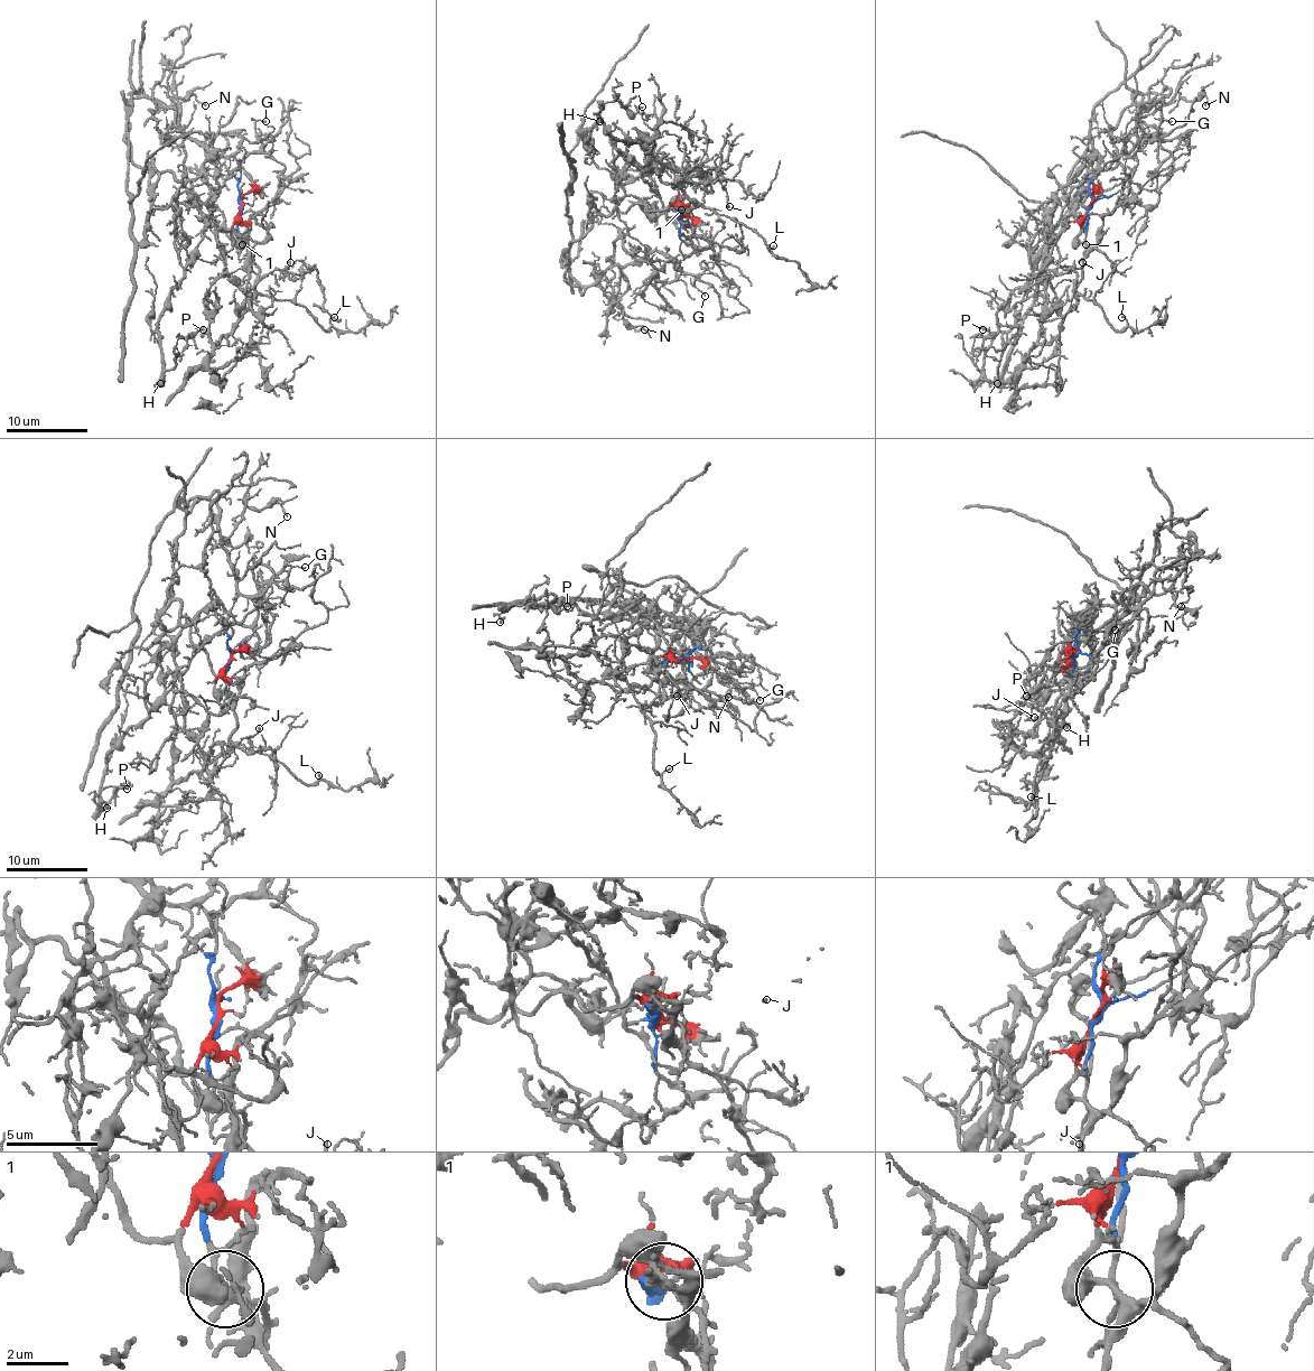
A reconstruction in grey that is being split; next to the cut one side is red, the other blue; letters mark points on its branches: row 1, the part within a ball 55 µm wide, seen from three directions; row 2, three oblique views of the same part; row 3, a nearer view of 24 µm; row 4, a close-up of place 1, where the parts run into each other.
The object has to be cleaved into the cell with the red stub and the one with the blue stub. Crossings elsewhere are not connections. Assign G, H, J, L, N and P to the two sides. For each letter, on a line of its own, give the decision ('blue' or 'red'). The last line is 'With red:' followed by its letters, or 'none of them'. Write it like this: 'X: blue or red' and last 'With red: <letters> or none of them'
G: red
H: blue
J: blue
L: blue
N: red
P: blue
With red: G, N

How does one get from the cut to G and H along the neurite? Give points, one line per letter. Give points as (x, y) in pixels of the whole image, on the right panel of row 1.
G: (1089, 204), (1084, 231), (1089, 166), (1114, 168), (1162, 96), (1139, 111), (1129, 156), (1172, 121)
H: (1091, 204), (1092, 174), (1071, 193), (1042, 258), (997, 313), (997, 334), (984, 365), (984, 378), (997, 383)

